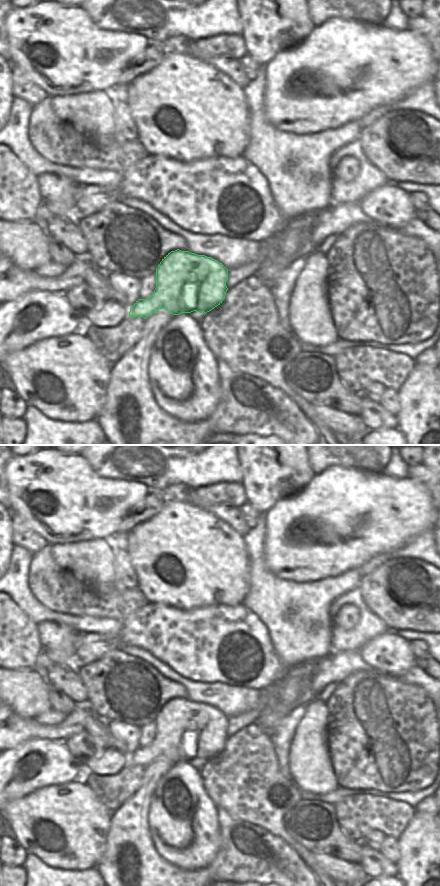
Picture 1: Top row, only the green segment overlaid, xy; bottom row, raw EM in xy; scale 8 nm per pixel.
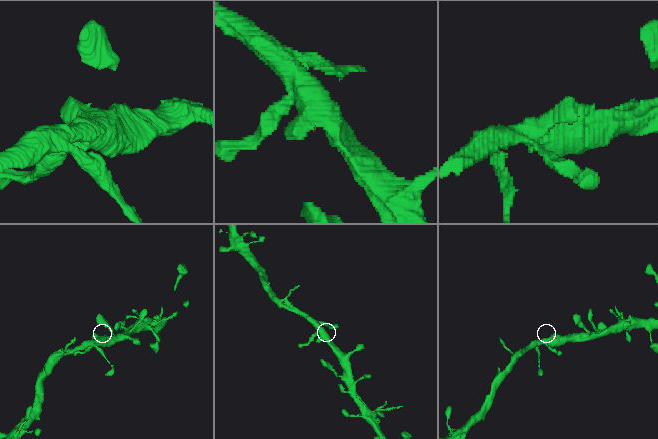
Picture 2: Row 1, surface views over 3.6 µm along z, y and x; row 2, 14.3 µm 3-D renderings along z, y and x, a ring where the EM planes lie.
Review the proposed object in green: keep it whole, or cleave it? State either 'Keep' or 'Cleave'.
Keep

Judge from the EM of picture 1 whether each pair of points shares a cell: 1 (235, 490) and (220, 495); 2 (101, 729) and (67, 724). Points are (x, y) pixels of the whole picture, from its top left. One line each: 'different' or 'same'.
1: same
2: different

